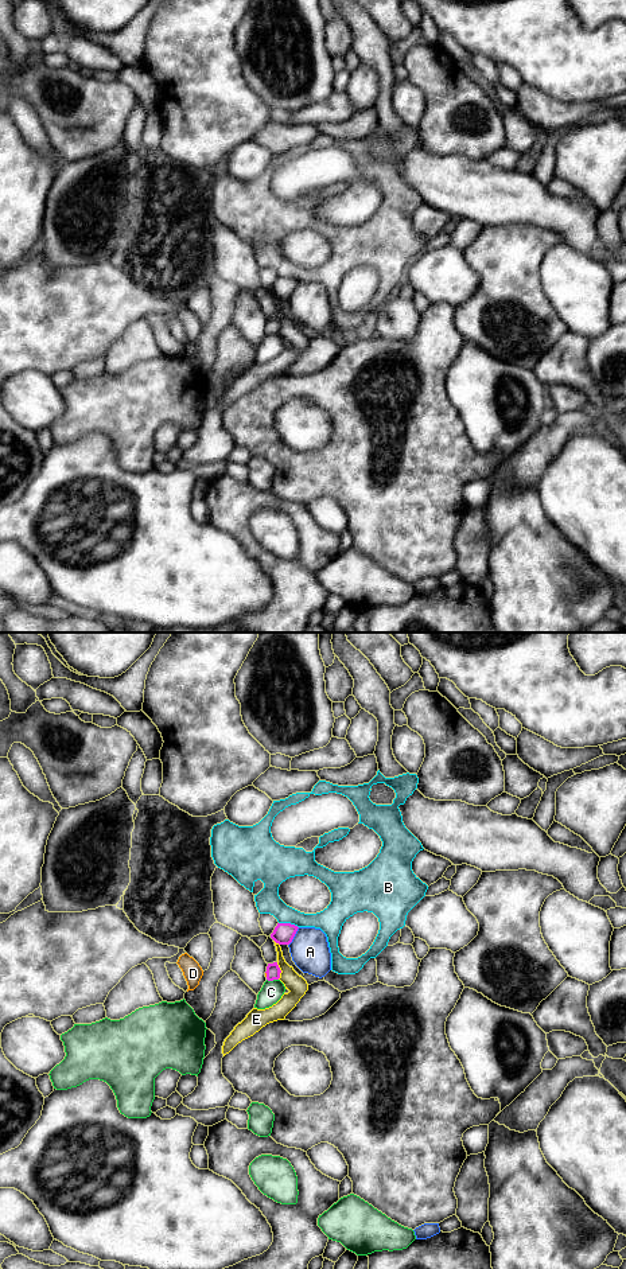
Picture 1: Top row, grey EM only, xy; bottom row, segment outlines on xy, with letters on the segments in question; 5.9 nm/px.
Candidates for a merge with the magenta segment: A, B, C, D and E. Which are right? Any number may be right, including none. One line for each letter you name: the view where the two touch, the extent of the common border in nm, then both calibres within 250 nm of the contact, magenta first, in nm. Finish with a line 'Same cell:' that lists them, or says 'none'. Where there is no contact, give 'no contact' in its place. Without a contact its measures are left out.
D: meets magenta in xy; contact 30 nm long; 80 nm thick on the magenta side, 20 nm on the other
Same cell: D

